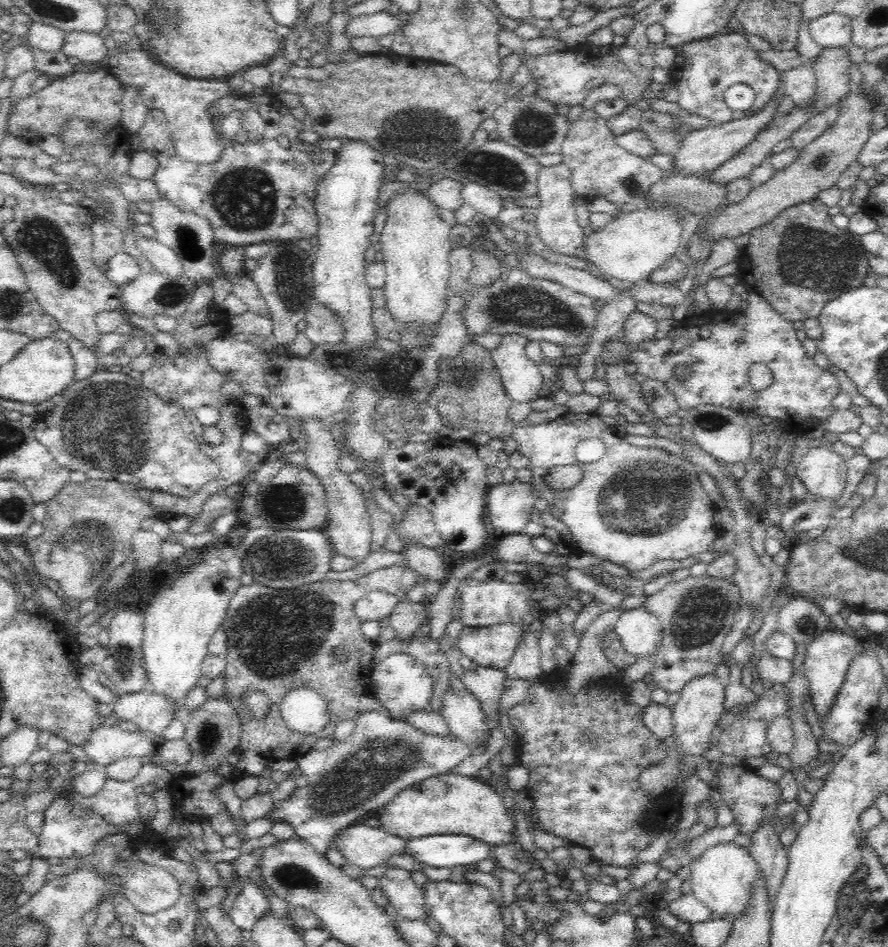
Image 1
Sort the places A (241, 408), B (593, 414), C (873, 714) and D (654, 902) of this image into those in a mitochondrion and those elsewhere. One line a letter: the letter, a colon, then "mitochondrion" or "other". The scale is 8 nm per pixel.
A: other
B: other
C: other
D: other

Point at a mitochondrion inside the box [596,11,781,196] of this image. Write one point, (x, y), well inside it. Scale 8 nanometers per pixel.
(719, 77)

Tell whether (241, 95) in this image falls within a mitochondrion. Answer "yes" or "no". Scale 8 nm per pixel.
no

